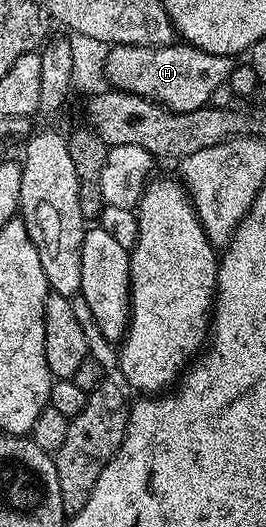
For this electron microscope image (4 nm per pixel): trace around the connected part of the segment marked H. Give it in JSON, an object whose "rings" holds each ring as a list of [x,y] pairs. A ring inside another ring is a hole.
{"rings":[[[172,44],[169,46],[112,45],[103,62],[103,74],[108,87],[150,98],[173,112],[193,112],[208,105],[213,91],[225,84],[231,75],[232,59],[226,54],[205,52],[196,46]]]}

